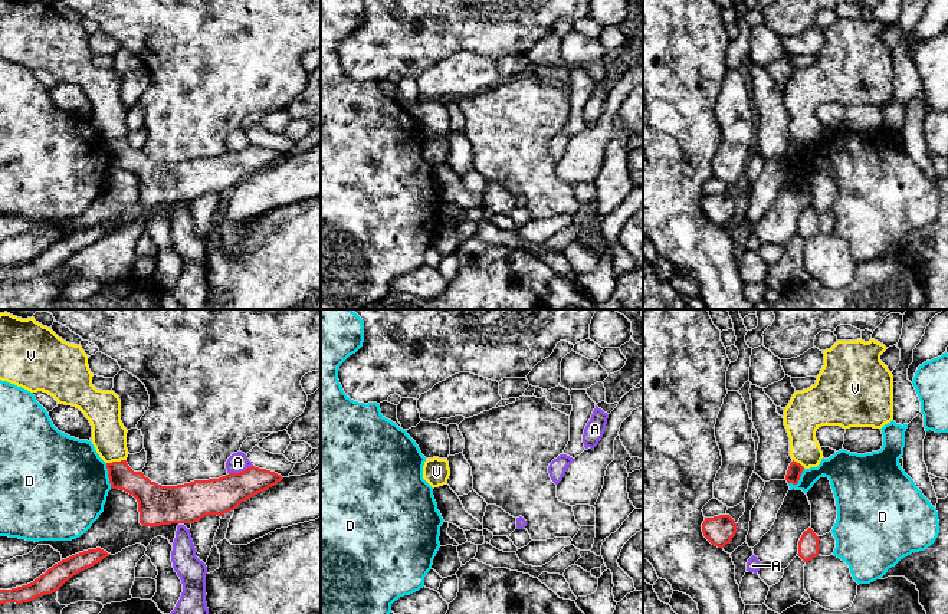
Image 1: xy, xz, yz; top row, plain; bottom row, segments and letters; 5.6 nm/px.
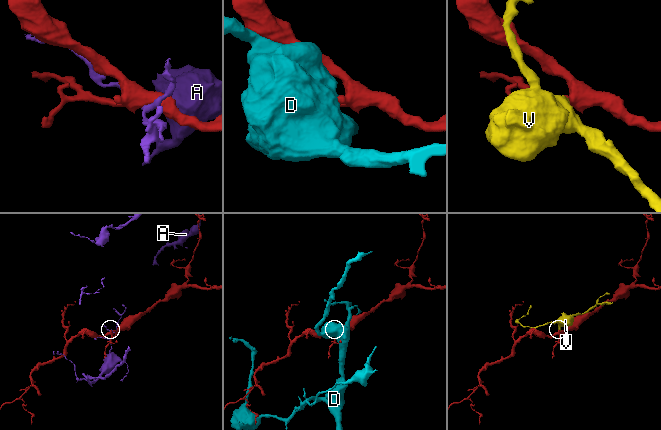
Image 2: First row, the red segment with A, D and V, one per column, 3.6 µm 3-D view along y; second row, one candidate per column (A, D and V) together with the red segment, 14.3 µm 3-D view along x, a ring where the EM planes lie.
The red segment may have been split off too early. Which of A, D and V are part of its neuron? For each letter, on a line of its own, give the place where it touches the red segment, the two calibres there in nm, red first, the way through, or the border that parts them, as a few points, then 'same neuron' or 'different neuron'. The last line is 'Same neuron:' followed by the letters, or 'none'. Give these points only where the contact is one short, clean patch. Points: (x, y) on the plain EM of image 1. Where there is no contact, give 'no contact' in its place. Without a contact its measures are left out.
A: contact xy (240, 150); calibres 200 and 110 nm; different neuron
D: contact xy (108, 154); calibres 150 and 480 nm; different neuron
V: contact xy (115, 140); calibres 140 and 190 nm; border xy (125, 137), (107, 141); different neuron
Same neuron: none

